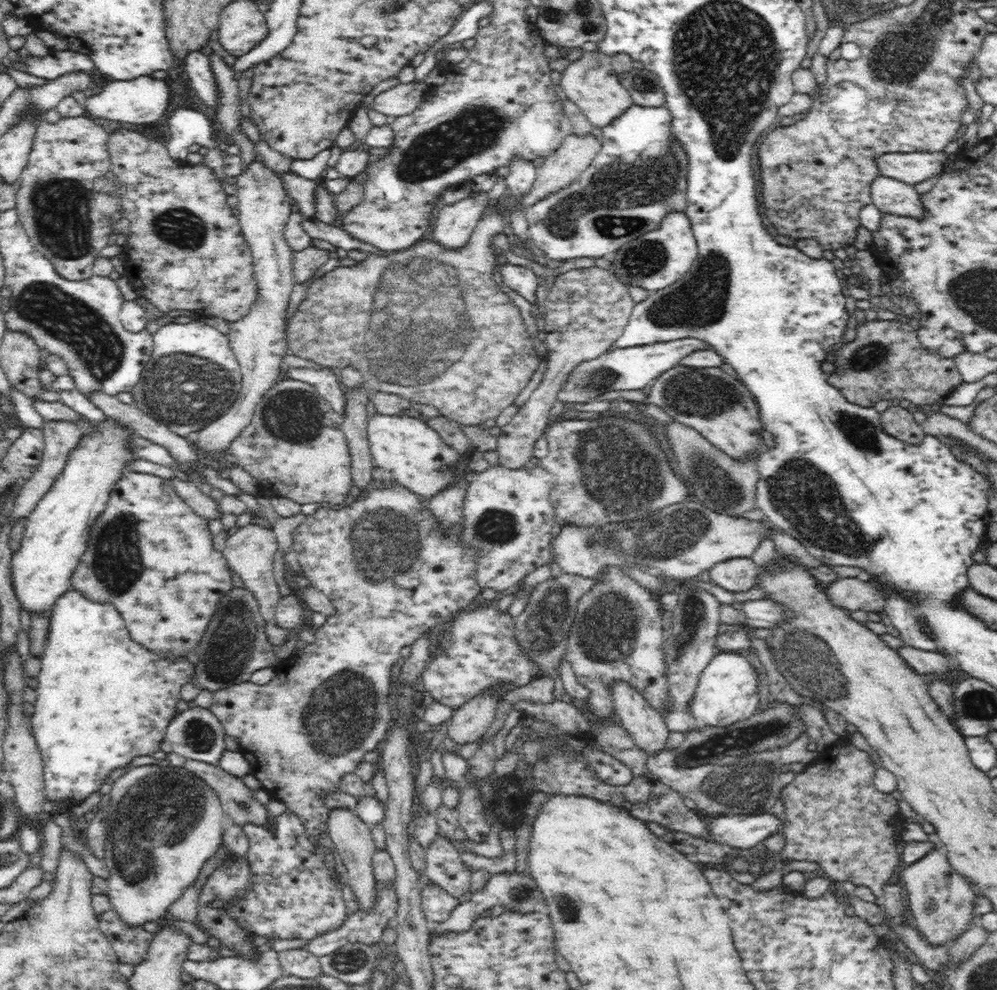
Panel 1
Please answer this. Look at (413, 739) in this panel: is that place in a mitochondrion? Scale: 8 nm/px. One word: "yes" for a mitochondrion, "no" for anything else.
no

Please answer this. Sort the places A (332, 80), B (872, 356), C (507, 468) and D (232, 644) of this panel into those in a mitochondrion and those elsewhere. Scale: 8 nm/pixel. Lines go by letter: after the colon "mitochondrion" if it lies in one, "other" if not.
A: other
B: mitochondrion
C: other
D: mitochondrion

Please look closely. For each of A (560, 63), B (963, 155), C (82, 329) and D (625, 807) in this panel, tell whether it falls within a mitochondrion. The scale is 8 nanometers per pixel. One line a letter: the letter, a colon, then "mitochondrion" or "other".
A: other
B: other
C: mitochondrion
D: other

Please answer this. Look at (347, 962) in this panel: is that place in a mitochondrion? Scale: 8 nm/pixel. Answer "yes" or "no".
yes

